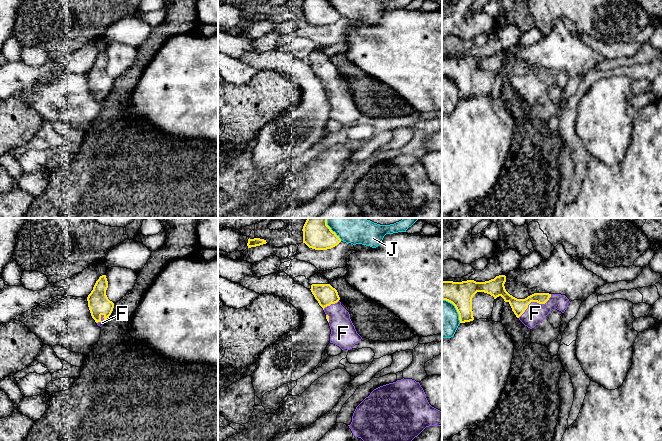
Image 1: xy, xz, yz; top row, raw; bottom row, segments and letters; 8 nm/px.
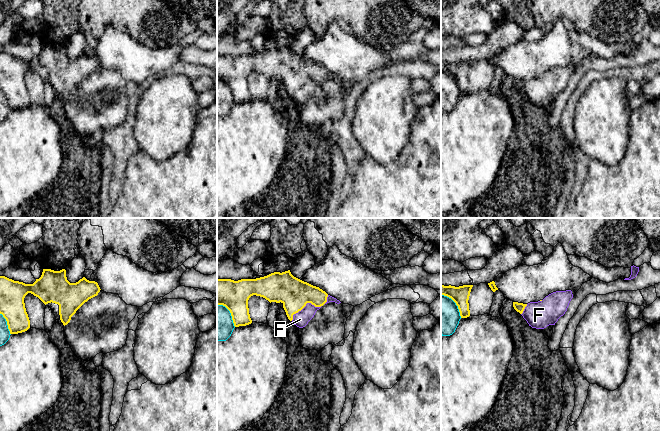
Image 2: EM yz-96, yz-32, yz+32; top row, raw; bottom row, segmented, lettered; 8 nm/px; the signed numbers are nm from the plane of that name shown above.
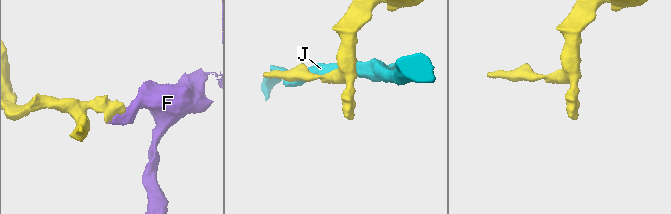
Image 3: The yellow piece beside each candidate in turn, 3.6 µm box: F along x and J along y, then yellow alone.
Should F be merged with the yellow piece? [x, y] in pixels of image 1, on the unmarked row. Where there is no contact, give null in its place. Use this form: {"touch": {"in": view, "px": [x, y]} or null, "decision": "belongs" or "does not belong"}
{"touch": {"in": "yz", "px": [534, 77]}, "decision": "belongs"}

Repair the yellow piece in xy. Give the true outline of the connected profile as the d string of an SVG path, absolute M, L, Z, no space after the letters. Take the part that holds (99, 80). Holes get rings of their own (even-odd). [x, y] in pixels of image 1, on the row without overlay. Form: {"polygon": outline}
{"polygon": "M102 51L96 57L93 66L87 73L91 92L100 103L109 94L114 84L114 79L106 71L107 64L106 51Z"}

